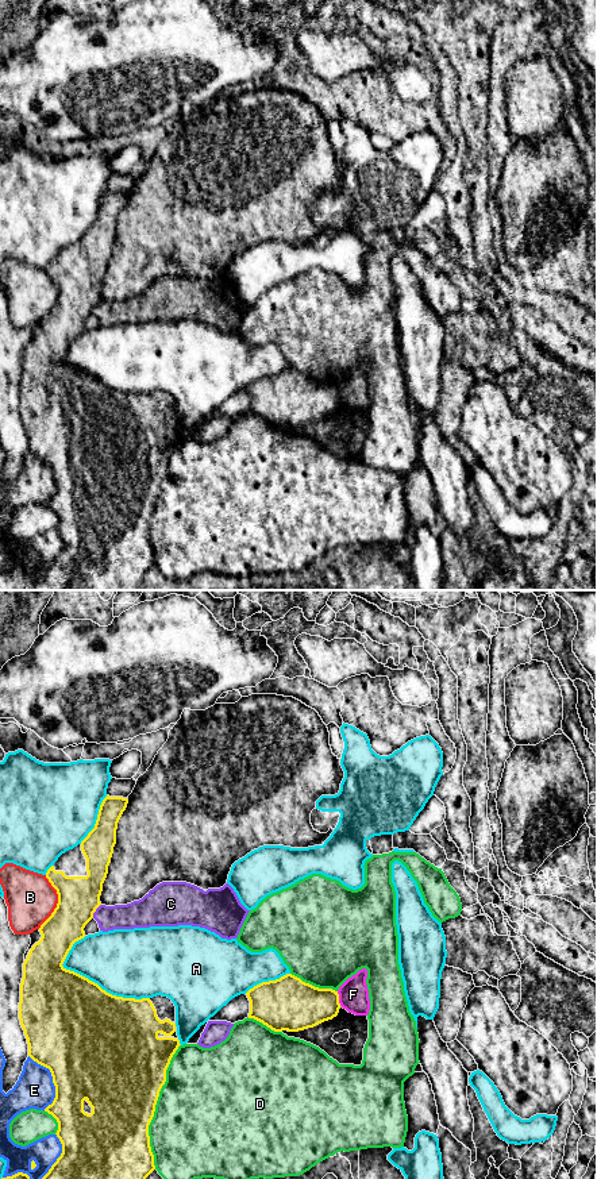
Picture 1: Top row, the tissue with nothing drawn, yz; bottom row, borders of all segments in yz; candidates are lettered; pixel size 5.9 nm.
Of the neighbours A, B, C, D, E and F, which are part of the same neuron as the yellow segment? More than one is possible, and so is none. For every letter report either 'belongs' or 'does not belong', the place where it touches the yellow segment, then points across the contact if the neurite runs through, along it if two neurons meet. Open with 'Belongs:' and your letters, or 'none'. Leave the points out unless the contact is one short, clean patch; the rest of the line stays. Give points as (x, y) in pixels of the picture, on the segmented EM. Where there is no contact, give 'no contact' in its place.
Belongs: none
A: does not belong; contact yz (104, 990)
B: does not belong; contact yz (58, 902)
C: does not belong; contact yz (95, 910)
D: does not belong; contact yz (154, 1106)
E: does not belong; contact yz (53, 1081)
F: does not belong; contact yz (338, 998); border yz (336, 991), (341, 1005)

